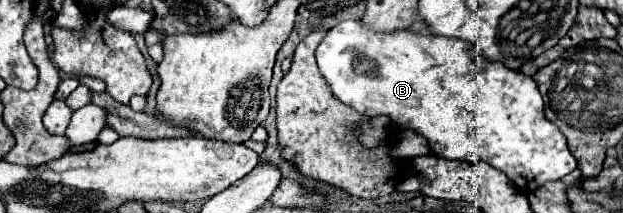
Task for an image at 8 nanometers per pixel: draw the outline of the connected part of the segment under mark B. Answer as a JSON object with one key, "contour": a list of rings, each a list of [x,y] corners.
{"contour":[[[341,21],[327,31],[325,41],[317,47],[317,65],[333,95],[357,113],[367,117],[387,115],[399,127],[415,129],[439,157],[469,163],[485,161],[503,171],[523,193],[533,193],[545,181],[559,181],[577,169],[563,133],[543,113],[543,97],[533,77],[513,71],[503,63],[481,63],[473,57],[473,47],[461,39],[411,31],[369,33],[369,29],[361,29],[361,21]]]}

